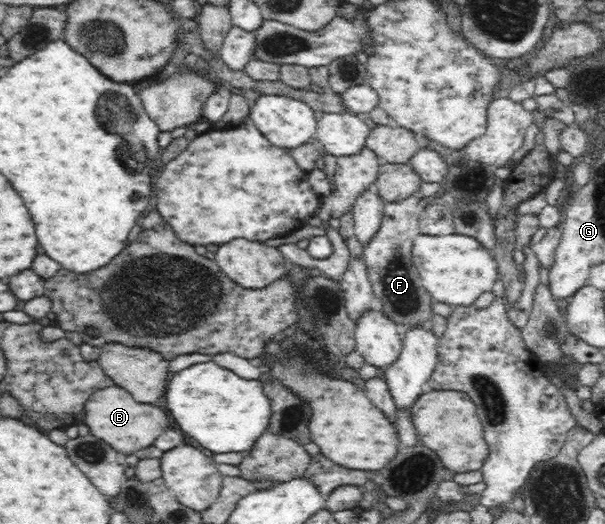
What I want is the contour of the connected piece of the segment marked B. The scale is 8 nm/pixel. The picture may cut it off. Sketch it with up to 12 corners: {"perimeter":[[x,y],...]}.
{"perimeter":[[114,385],[86,403],[90,434],[127,456],[170,425]]}

